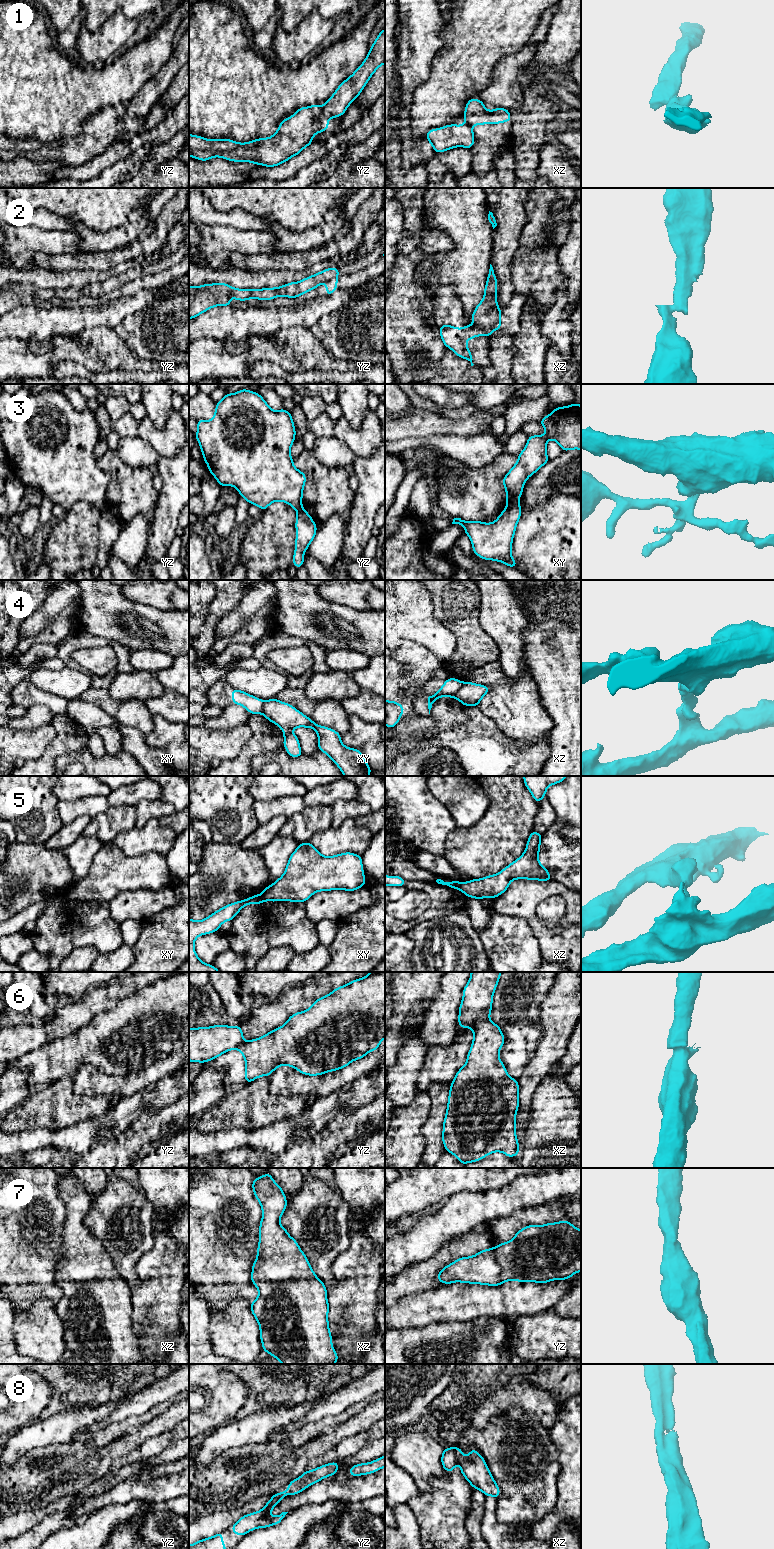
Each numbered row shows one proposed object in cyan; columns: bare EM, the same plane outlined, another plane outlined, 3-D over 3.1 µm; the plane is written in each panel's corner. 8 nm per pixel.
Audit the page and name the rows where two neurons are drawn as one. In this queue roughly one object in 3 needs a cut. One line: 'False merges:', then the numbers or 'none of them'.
False merges: 1, 2, 3, 4, 5, 6

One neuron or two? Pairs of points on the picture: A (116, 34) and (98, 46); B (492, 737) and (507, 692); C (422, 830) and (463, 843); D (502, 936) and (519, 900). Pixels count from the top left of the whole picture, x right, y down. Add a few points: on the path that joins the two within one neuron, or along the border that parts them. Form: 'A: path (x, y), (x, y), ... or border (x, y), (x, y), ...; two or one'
A: path (112, 34), (102, 43); one
B: border (479, 708), (513, 740); two
C: border (456, 827), (447, 837), (443, 855); two
D: border (491, 903), (498, 913), (523, 917), (531, 929); two

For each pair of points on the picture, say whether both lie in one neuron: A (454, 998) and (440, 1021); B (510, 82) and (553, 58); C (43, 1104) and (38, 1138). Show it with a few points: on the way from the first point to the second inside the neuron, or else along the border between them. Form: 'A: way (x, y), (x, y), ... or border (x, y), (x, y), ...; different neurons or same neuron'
A: way (448, 1004), (442, 1015); same neuron
B: border (536, 51), (529, 64), (526, 76); different neurons
C: border (64, 1127), (56, 1129), (23, 1129), (17, 1132); different neurons

